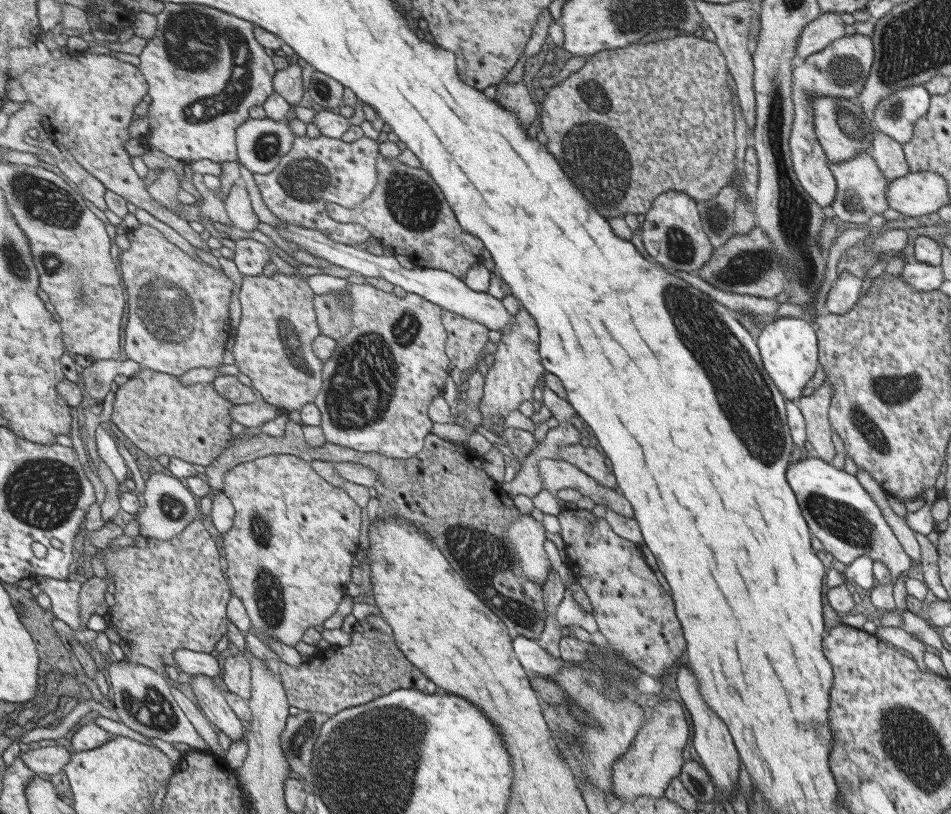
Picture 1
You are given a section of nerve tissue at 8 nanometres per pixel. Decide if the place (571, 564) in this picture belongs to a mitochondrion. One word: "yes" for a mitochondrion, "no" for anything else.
no

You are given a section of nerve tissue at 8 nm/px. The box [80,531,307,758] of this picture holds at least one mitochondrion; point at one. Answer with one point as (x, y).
(147, 706)

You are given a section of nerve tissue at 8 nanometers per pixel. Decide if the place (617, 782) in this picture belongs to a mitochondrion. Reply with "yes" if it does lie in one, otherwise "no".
no

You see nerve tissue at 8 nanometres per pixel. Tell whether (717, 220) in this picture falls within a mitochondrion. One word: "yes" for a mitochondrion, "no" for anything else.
yes

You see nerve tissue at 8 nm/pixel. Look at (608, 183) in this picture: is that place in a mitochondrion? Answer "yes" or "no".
yes

